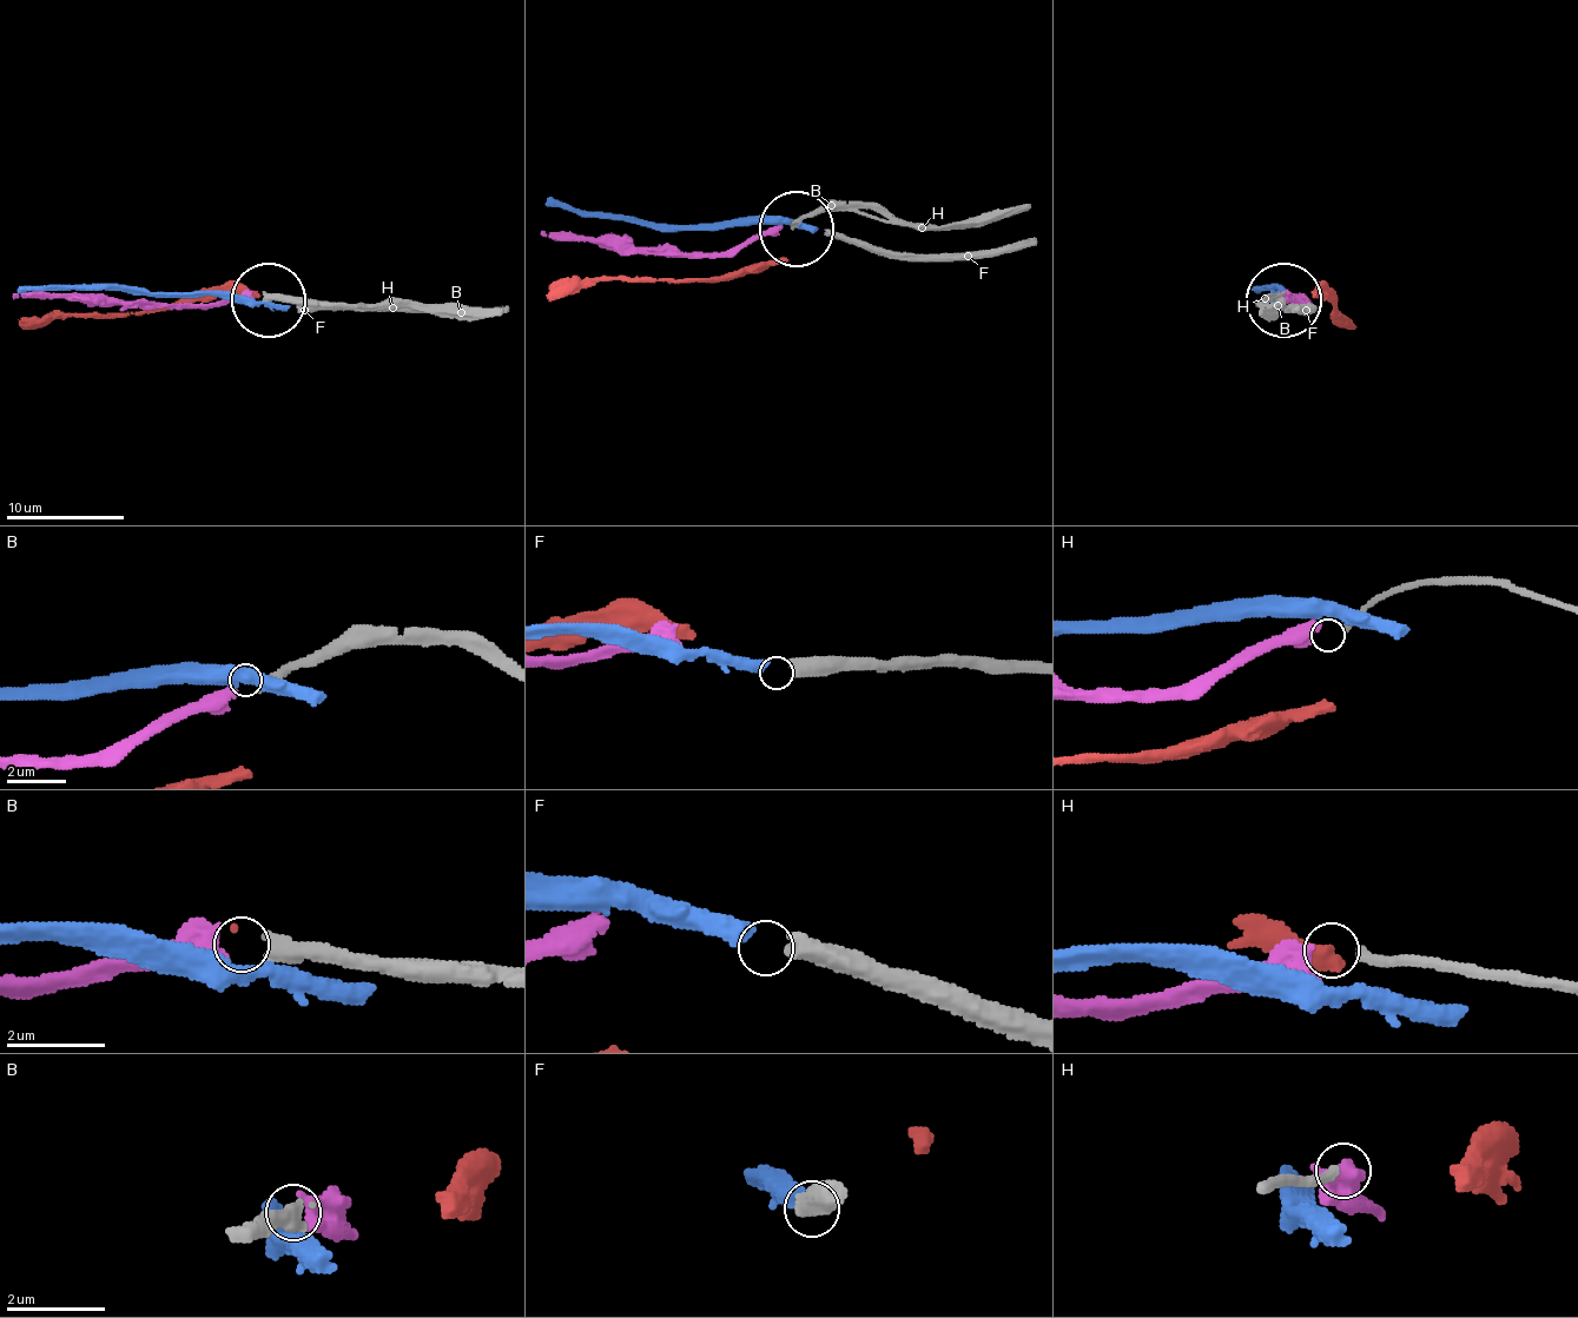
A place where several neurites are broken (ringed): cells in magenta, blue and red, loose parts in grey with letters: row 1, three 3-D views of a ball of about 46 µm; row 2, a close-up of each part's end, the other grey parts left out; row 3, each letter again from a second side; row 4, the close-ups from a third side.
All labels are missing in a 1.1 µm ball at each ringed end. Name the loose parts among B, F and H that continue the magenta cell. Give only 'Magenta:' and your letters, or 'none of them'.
Magenta: B

